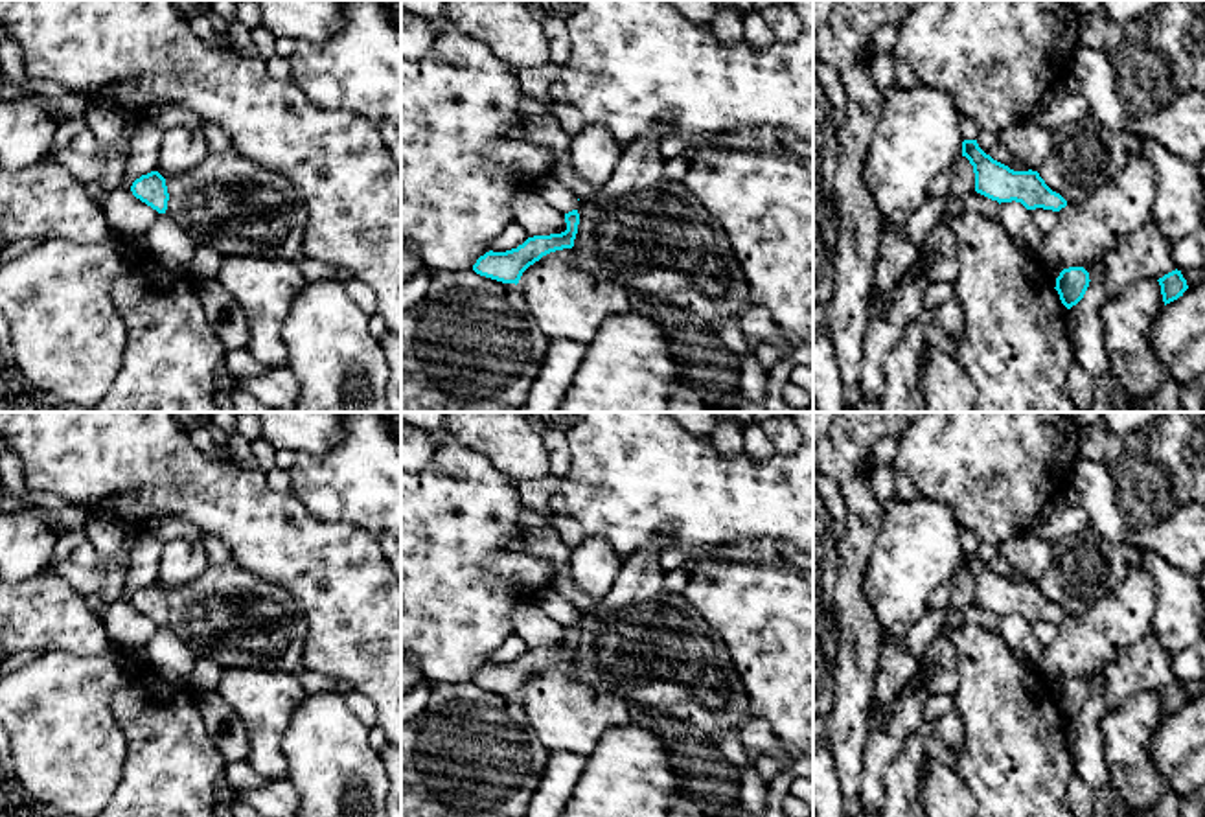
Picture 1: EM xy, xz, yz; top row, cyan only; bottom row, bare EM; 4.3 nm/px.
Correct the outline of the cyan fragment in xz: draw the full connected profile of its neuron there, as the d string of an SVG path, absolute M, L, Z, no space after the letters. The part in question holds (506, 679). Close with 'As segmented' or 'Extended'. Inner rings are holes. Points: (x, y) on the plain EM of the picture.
M572 622L565 626L567 642L561 646L550 646L550 648L534 648L528 650L522 657L517 661L506 662L506 664L486 664L476 672L473 677L473 683L480 688L502 694L502 696L519 696L522 685L539 673L543 668L572 661L574 651L578 646L580 637L580 626L578 622Z. As segmented

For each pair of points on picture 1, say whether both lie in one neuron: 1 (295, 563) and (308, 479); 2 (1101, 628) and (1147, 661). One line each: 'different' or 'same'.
1: different
2: different

